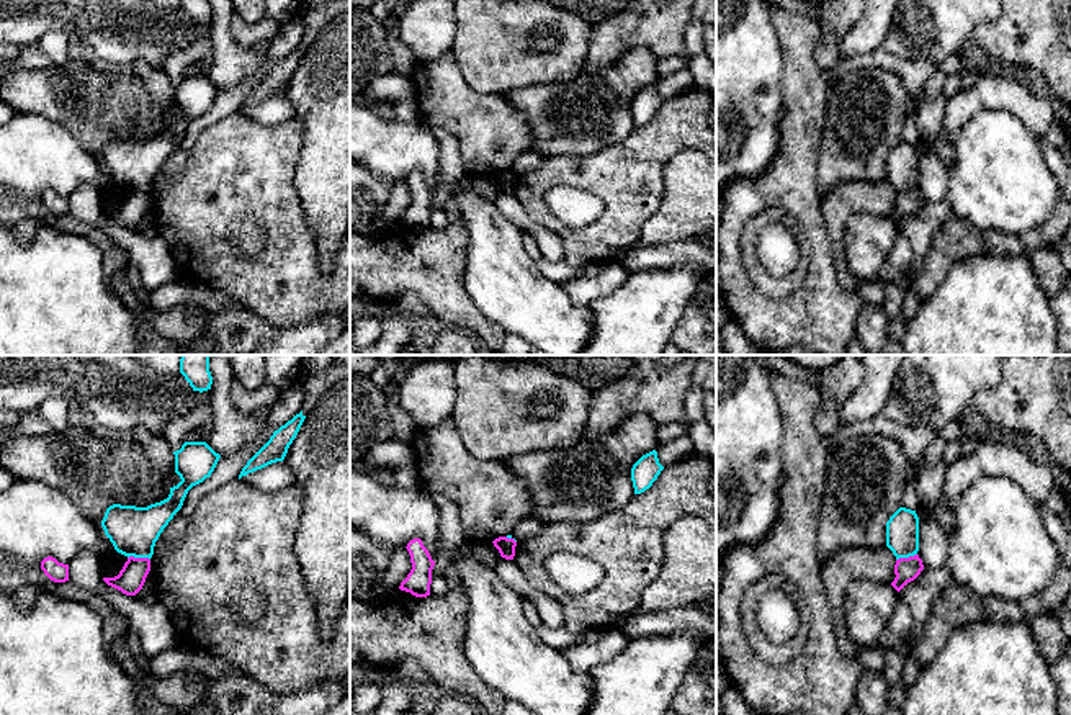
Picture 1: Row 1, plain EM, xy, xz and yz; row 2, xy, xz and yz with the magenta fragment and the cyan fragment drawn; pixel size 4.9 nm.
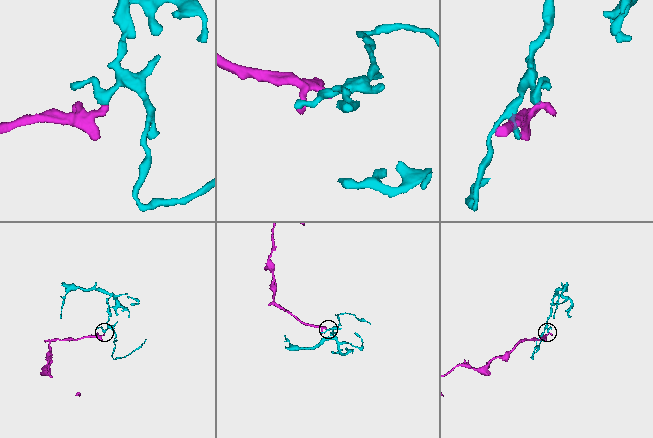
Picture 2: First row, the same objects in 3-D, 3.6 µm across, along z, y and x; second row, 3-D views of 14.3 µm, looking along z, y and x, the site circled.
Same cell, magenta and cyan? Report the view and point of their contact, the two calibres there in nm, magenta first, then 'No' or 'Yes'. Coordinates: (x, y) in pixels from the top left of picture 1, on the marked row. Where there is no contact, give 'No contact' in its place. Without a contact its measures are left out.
Touches magenta at xy (139, 558). Thickness 140 nm (magenta) against 240 nm. No

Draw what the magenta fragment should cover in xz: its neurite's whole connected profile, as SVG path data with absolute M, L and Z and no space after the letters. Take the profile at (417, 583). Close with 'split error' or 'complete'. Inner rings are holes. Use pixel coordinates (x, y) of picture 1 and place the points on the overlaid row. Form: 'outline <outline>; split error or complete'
outline M420 538L410 540L406 548L410 555L412 569L401 582L399 589L410 592L415 597L427 597L430 596L432 569L435 561Z; complete

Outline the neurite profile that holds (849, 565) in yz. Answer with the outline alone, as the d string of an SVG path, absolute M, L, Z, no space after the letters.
M886 545L880 548L847 546L821 564L826 599L834 612L834 635L844 656L854 658L857 651L857 645L847 632L844 614L849 586L858 579L890 582L894 564L896 556Z

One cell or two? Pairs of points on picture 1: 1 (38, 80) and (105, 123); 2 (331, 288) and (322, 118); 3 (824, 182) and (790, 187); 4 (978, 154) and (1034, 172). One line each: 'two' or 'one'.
1: one
2: two
3: two
4: one

